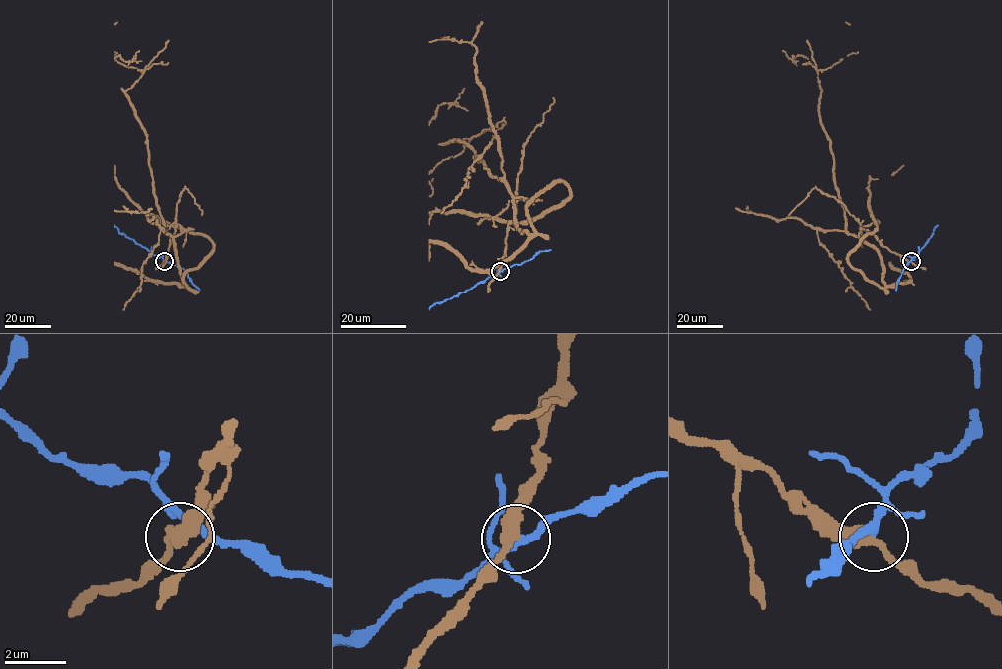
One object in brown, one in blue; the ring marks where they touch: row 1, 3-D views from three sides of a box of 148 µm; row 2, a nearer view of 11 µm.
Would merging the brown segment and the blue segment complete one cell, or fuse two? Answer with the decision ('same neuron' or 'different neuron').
different neuron

